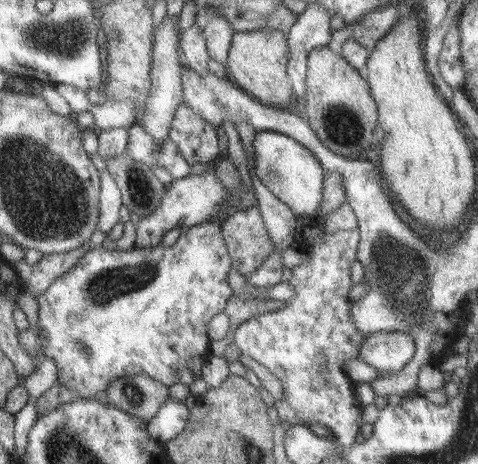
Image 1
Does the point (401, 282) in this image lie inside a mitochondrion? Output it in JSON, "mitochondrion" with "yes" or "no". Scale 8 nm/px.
{"mitochondrion":"yes"}

